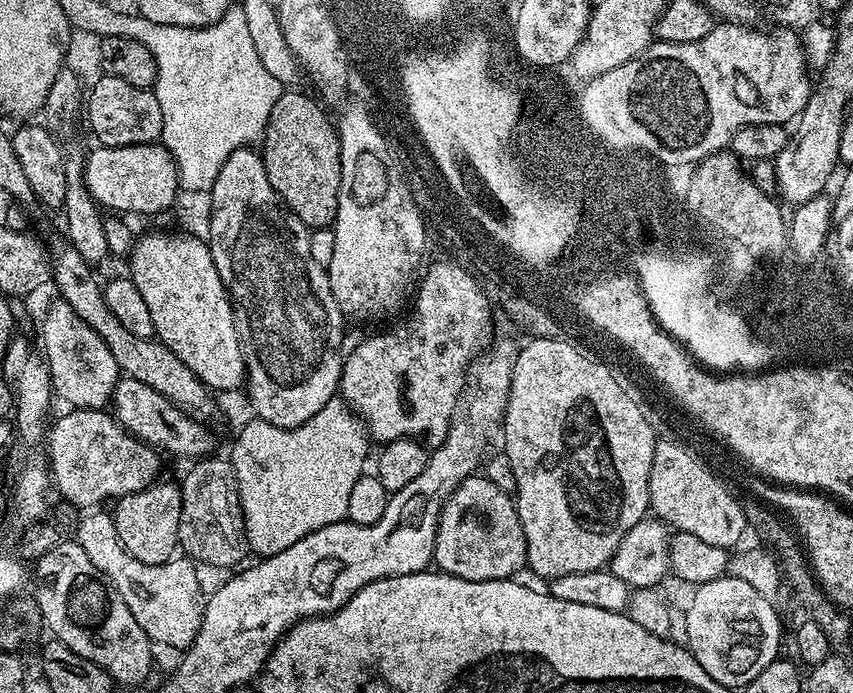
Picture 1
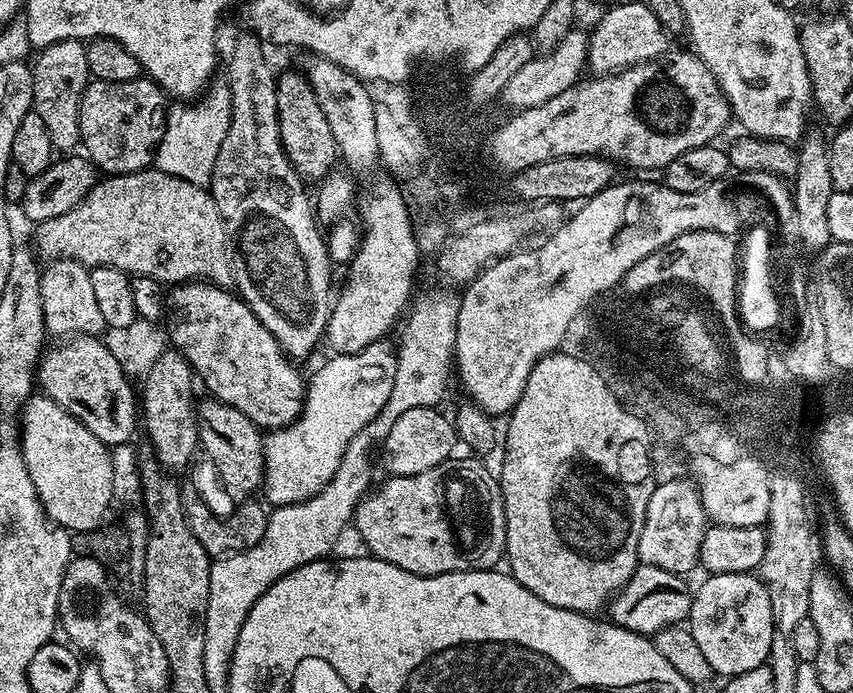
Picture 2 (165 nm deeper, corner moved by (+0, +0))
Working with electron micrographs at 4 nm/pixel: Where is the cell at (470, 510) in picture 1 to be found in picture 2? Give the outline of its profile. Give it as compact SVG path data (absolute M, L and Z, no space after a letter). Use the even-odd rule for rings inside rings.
M449 459L443 464L413 476L392 476L380 489L369 491L360 501L354 517L354 528L360 531L369 553L410 574L441 576L451 572L492 570L505 559L506 510L499 479L479 459Z

